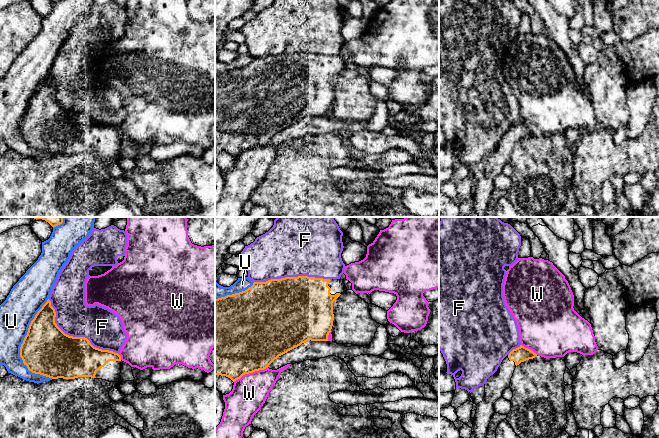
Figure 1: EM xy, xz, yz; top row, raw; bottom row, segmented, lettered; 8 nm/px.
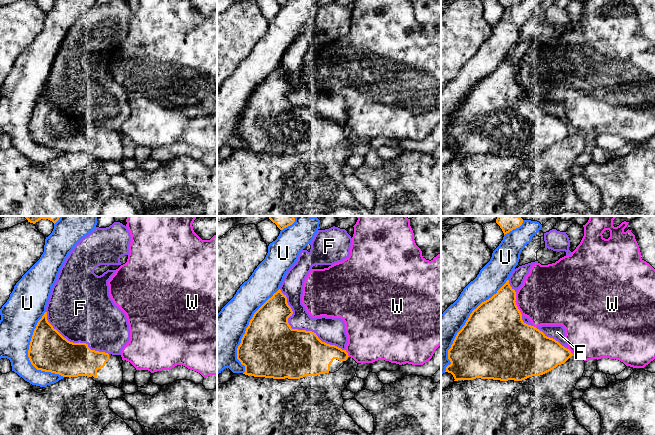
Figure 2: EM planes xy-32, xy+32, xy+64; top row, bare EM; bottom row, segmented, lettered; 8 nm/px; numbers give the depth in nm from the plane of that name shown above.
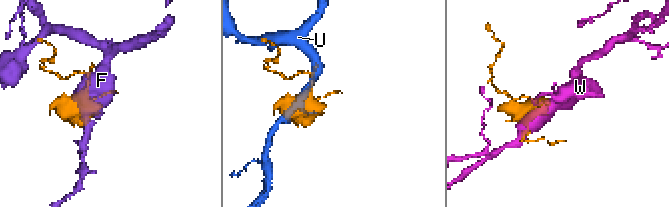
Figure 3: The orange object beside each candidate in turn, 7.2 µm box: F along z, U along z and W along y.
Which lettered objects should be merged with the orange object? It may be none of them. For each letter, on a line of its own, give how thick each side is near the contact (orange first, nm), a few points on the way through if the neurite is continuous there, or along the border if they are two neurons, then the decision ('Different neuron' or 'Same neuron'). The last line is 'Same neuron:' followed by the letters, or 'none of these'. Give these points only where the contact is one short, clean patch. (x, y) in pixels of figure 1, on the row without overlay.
F: Thickness 400 nm (orange) against 300 nm. Different neuron
U: Thickness 400 nm (orange) against 260 nm. Different neuron
W: Thickness 500 nm (orange) against 280 nm. Different neuron
Same neuron: none of these

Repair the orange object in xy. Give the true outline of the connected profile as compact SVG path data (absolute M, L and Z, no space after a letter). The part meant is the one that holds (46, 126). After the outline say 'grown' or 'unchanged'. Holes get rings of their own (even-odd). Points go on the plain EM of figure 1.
M48 75L31 97L20 123L20 133L28 146L52 155L91 153L119 158L123 137L118 129L94 123L85 113L65 110L55 99L56 88Z; grown

